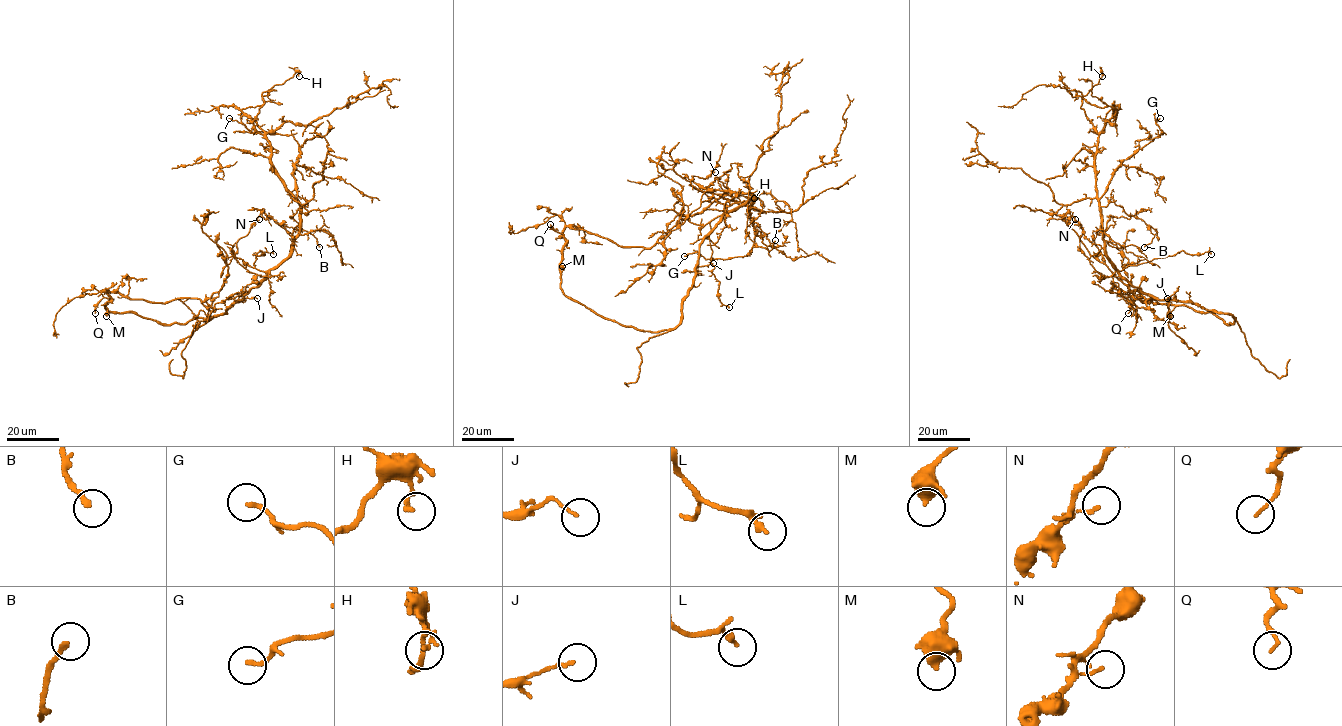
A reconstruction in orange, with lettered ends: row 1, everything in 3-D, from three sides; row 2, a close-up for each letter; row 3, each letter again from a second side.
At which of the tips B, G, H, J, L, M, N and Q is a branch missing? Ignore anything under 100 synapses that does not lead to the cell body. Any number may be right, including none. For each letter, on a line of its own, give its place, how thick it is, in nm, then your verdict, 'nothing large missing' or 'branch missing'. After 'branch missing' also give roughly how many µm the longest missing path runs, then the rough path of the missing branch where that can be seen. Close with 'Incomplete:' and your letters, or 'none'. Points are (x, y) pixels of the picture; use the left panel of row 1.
B: (319, 247) | 220 nm | nothing large missing
G: (229, 118) | 160 nm | nothing large missing
H: (299, 76) | 150 nm | nothing large missing
J: (257, 298) | 110 nm | nothing large missing
L: (273, 254) | 240 nm | nothing large missing
M: (106, 316) | 500 nm | nothing large missing
N: (259, 219) | 130 nm | nothing large missing
Q: (95, 313) | 110 nm | nothing large missing
Incomplete: none

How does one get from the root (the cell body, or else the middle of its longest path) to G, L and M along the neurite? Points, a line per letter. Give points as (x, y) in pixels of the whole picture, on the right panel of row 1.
G: (1194, 304), (1134, 287), (1106, 255), (1102, 234), (1099, 198), (1119, 165), (1162, 134), (1160, 118)
L: (1194, 304), (1154, 298), (1134, 287), (1119, 272), (1129, 265), (1172, 256), (1182, 251), (1190, 254), (1211, 254)
M: (1194, 304), (1228, 313), (1235, 318), (1234, 322), (1227, 324), (1213, 313), (1182, 305), (1170, 316)

